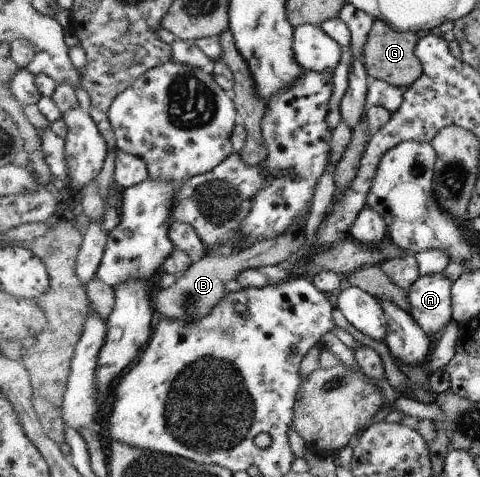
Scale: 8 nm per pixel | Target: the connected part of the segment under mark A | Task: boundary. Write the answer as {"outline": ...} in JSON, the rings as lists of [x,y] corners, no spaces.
{"outline":[[[444,272],[418,276],[408,289],[408,312],[431,336],[444,332],[446,325],[453,320],[452,289],[453,281],[450,281]]]}

